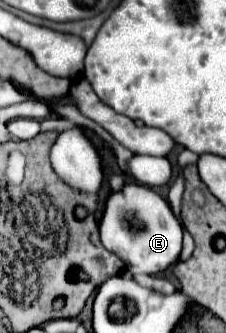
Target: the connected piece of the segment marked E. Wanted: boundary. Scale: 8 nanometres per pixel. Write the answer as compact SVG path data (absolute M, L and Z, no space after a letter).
M127 182L123 192L113 192L107 200L101 218L101 242L103 246L117 254L131 274L155 276L165 272L171 264L179 260L181 254L181 226L173 216L167 200L163 200L149 186L137 182Z

